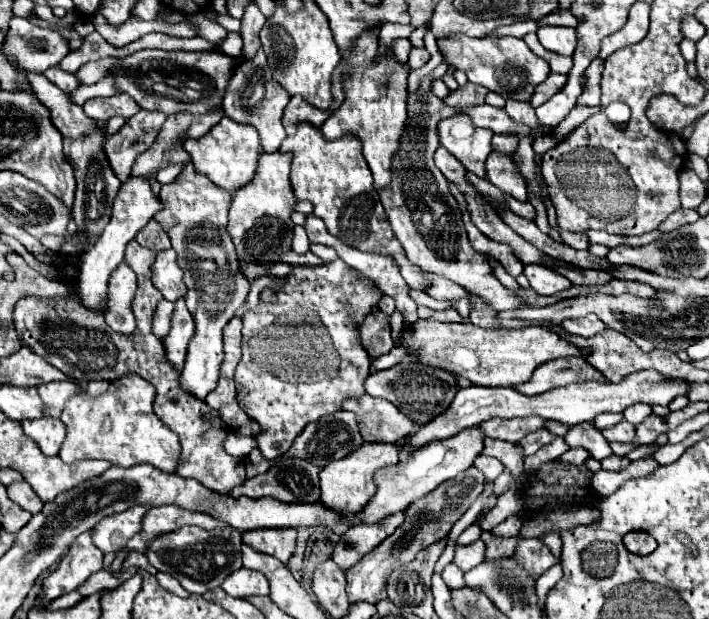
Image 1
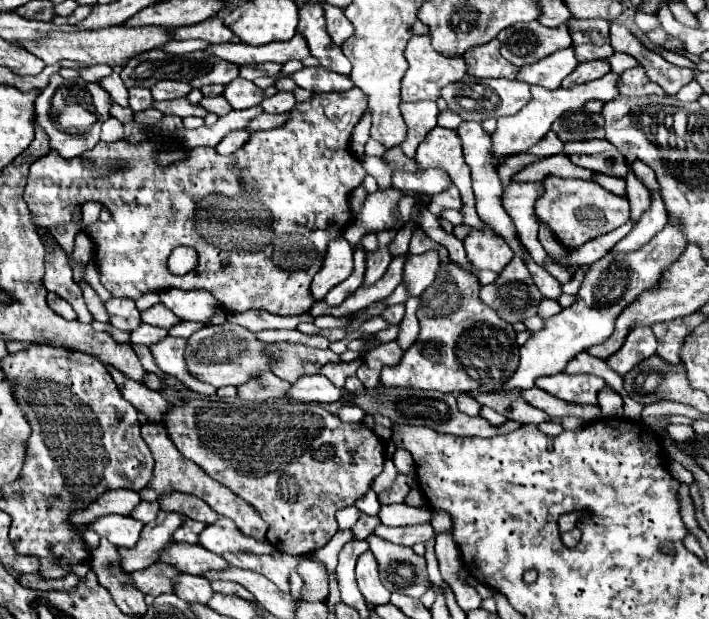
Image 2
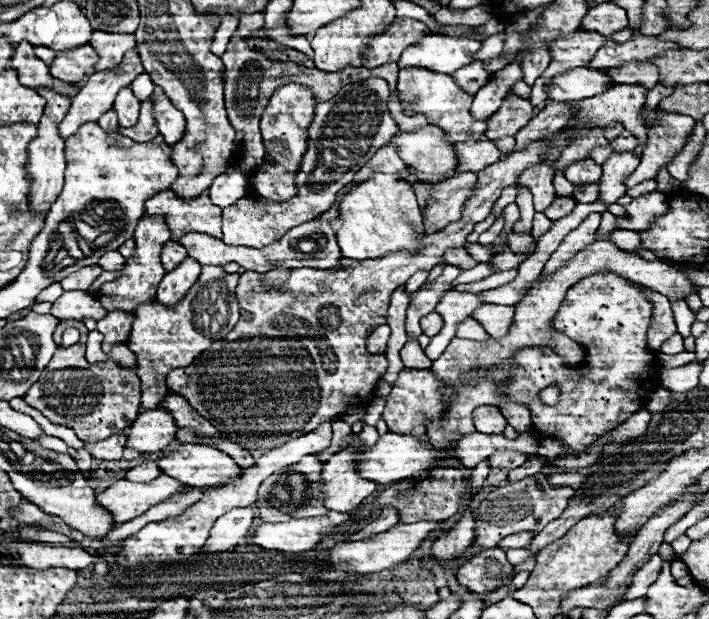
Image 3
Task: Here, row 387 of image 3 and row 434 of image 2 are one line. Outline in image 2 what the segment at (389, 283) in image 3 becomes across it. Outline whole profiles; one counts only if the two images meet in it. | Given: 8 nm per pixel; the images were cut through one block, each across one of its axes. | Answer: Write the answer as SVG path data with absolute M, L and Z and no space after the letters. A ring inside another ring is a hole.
M194 398L184 400L180 406L170 406L162 416L162 422L176 448L180 448L188 460L204 468L214 480L252 504L268 524L268 542L292 556L304 556L324 546L338 532L334 514L362 498L370 490L372 480L382 472L384 464L384 440L380 440L366 424L342 422L320 404L272 400L240 406L240 400Z

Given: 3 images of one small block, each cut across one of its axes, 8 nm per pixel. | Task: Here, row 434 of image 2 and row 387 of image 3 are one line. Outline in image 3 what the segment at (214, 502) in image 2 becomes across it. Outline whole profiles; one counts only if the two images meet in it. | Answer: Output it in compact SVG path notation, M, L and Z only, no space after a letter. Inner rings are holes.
M202 266L202 274L192 290L174 308L160 302L140 304L128 338L128 348L136 354L138 376L142 380L142 408L156 410L164 396L170 394L166 376L174 368L192 364L210 344L224 338L240 318L240 308L234 296L238 274L226 274L220 266Z

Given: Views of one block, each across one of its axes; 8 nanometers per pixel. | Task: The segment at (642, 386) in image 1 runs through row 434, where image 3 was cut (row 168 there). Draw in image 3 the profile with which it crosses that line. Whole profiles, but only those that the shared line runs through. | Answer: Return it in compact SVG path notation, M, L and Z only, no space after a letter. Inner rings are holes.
M432 124L410 132L398 130L390 144L398 150L400 158L418 172L448 174L456 168L452 144L448 144L444 140L444 132Z

